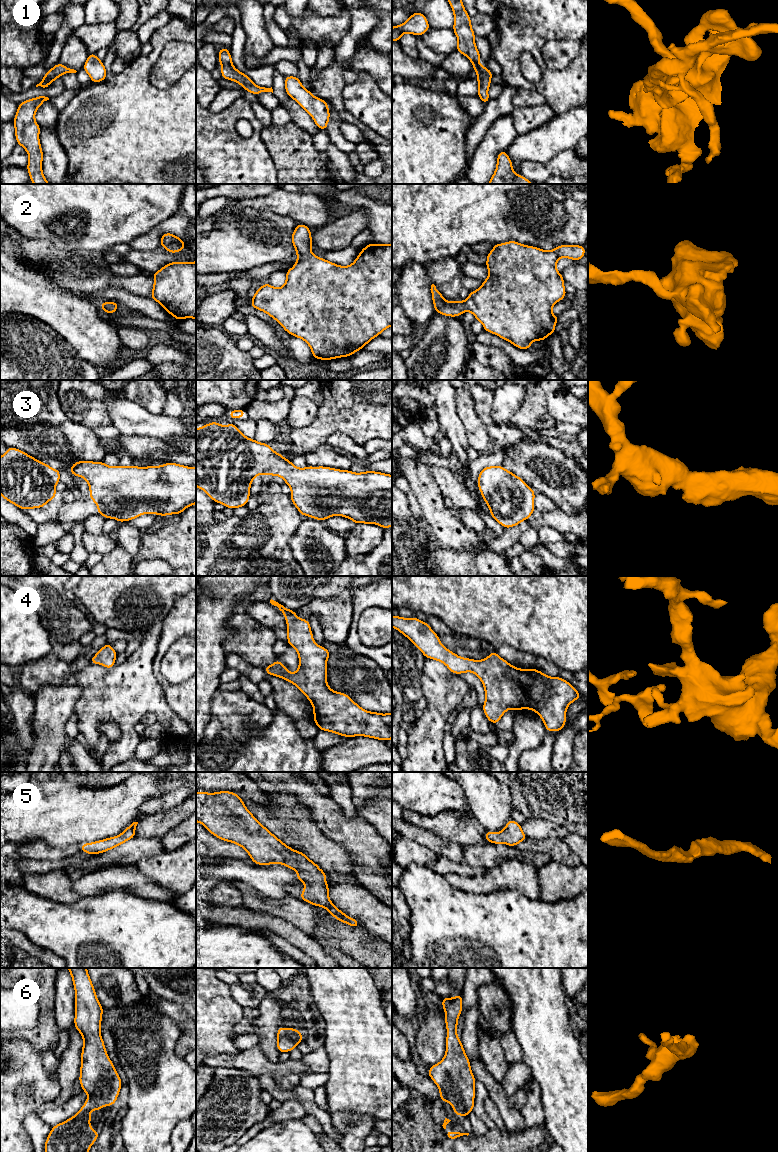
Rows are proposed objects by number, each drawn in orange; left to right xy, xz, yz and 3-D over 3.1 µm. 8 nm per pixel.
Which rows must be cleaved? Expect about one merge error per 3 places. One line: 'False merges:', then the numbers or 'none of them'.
False merges: 1

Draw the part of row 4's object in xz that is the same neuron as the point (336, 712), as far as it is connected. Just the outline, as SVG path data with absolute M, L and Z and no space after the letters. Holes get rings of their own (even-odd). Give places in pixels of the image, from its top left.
M274 600L270 603L277 606L287 623L287 644L293 646L299 657L299 667L290 673L280 660L263 667L268 675L277 676L294 684L313 705L313 721L319 730L332 732L344 737L365 736L377 740L392 739L392 712L381 714L361 708L346 693L333 691L327 683L327 659L331 651L315 643L309 620L298 618L295 610L290 610Z

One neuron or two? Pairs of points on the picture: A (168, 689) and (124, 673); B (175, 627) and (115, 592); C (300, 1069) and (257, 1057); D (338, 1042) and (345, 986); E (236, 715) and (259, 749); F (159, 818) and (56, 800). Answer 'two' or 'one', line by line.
A: two
B: two
C: one
D: one
E: two
F: two

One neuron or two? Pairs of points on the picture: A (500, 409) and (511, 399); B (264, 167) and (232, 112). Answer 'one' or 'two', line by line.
A: one
B: one

